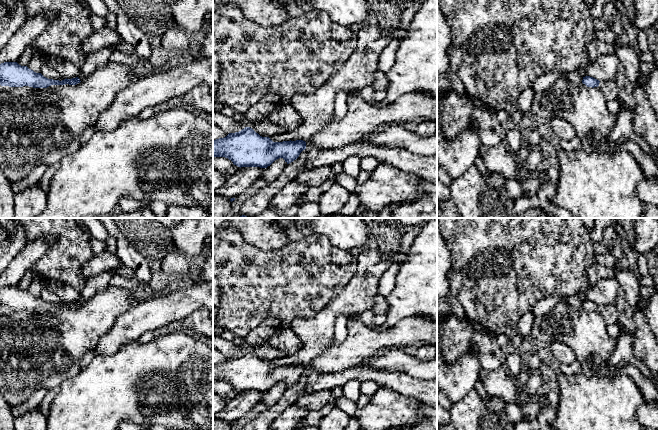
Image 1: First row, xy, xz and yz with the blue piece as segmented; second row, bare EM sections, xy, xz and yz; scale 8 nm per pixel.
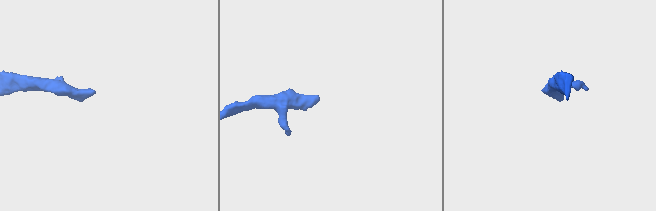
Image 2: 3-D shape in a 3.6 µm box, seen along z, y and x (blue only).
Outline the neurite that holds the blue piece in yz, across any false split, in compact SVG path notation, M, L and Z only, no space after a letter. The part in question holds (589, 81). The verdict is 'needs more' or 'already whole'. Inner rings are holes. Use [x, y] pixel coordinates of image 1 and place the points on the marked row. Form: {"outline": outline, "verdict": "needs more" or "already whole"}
{"outline": "M585 76L583 77L582 83L587 87L598 87L606 101L618 99L619 88L615 80L599 81L593 77Z", "verdict": "needs more"}

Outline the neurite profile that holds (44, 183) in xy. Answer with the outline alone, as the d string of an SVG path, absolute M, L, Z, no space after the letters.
M53 163L48 166L48 169L44 173L44 175L40 178L38 181L37 185L39 188L44 191L46 194L48 193L50 189L50 182L54 174L56 173L57 169L59 168L60 163Z

